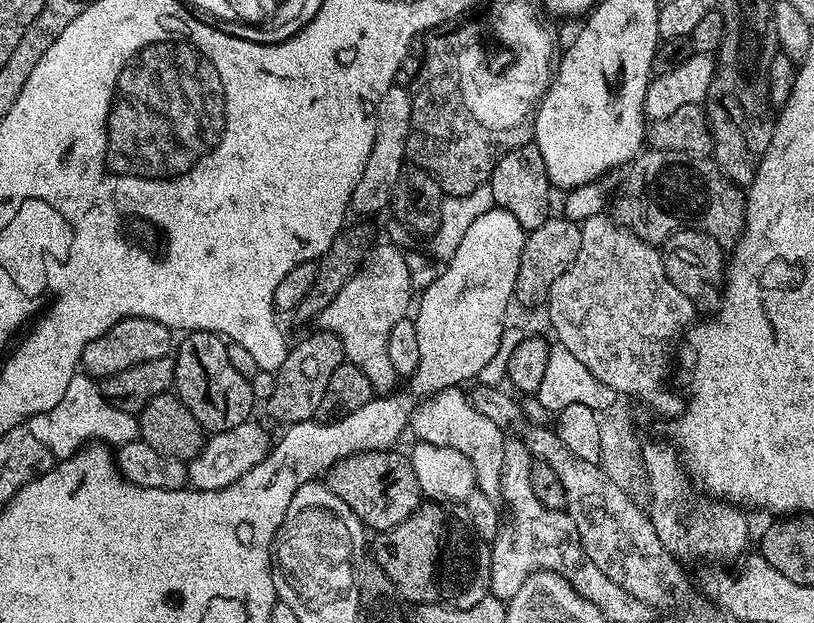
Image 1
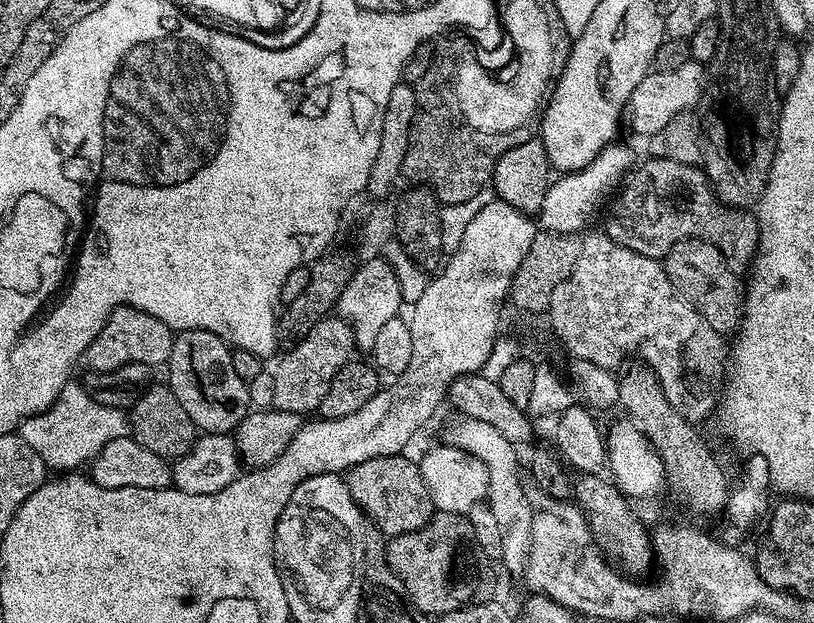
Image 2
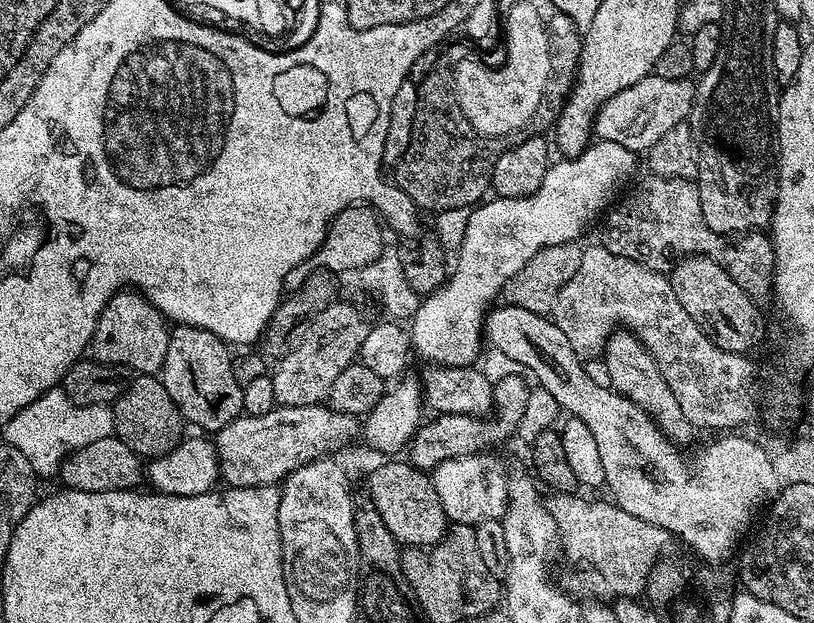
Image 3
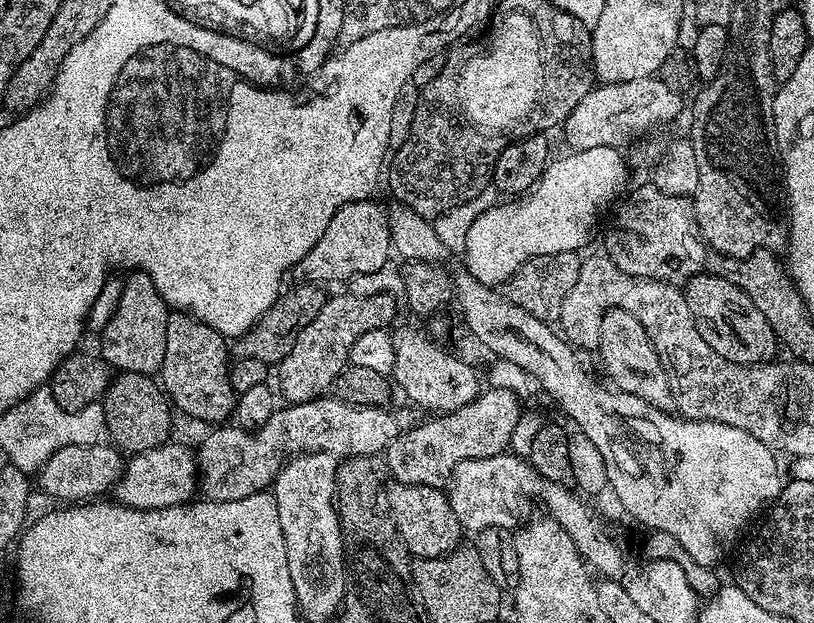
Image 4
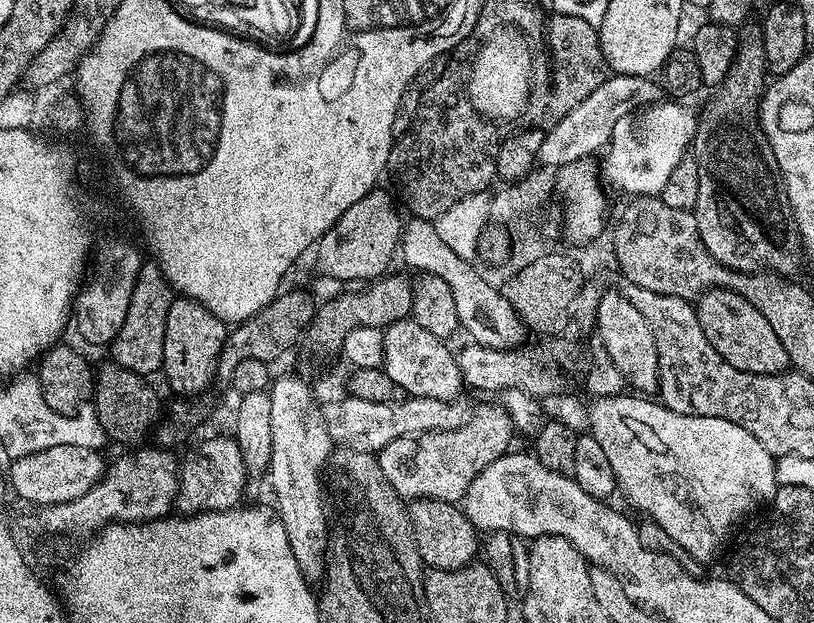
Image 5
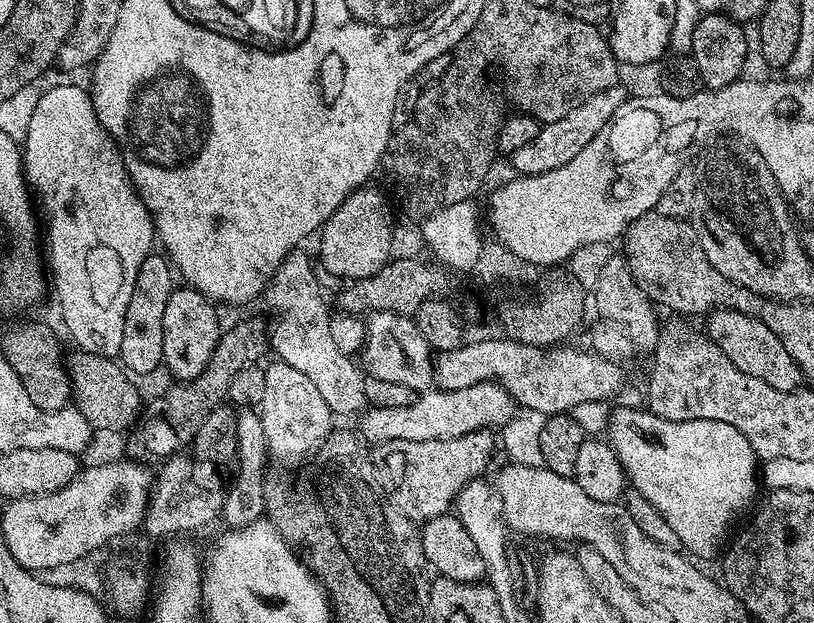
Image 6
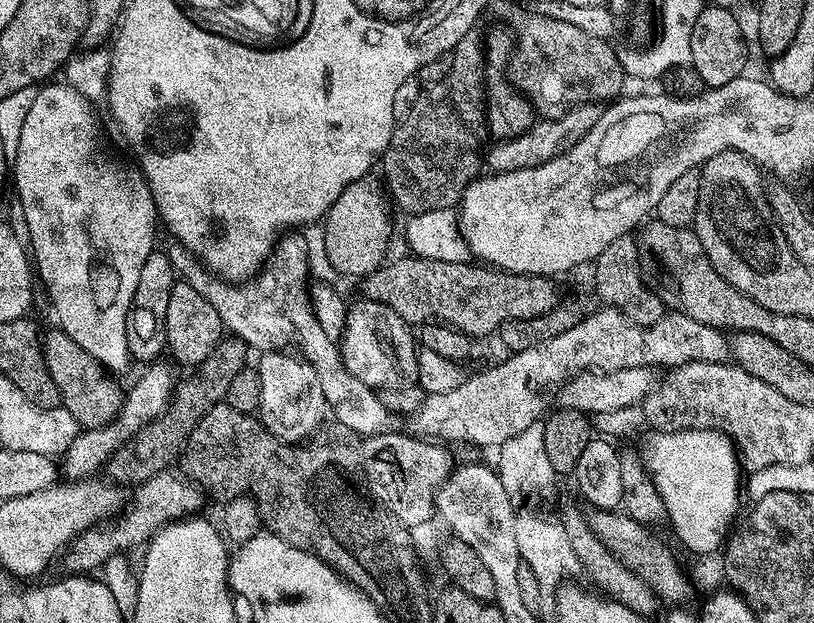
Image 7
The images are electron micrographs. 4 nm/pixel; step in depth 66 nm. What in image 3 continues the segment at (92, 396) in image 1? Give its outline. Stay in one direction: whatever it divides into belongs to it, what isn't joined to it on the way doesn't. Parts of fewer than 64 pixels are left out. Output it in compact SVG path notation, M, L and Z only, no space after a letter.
M63 387L50 389L42 398L38 398L30 406L26 406L2 430L3 443L14 450L22 450L34 466L37 477L55 477L60 463L72 452L82 446L90 446L90 442L98 442L98 438L113 435L112 409L106 404L75 404L64 393Z

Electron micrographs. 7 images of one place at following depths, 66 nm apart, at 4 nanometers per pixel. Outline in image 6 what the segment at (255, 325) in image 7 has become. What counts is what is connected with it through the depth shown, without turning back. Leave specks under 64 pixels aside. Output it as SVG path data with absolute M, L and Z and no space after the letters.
M297 250L289 254L278 266L278 270L268 281L262 293L262 301L268 308L280 308L276 312L276 321L270 324L270 348L277 352L285 364L302 370L310 382L314 382L318 394L326 401L326 406L337 417L363 413L366 408L364 399L364 381L357 361L338 350L334 338L330 338L330 311L324 305L324 296L320 293L320 280L312 269L312 260Z

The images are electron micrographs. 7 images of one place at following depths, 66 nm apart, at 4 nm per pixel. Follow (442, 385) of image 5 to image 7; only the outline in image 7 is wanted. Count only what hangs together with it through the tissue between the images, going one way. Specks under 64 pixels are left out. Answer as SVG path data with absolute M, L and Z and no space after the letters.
M359 298L351 304L344 320L344 334L338 341L340 360L358 382L373 390L417 379L418 340L413 329L399 314L382 302Z

